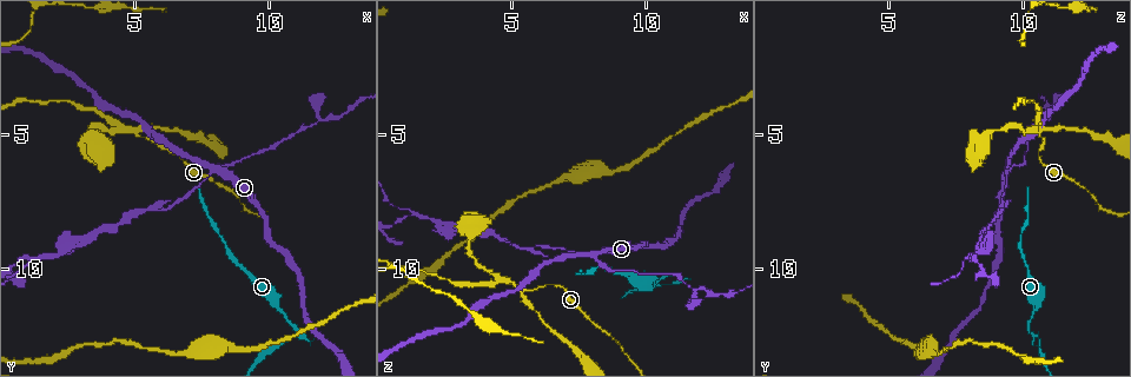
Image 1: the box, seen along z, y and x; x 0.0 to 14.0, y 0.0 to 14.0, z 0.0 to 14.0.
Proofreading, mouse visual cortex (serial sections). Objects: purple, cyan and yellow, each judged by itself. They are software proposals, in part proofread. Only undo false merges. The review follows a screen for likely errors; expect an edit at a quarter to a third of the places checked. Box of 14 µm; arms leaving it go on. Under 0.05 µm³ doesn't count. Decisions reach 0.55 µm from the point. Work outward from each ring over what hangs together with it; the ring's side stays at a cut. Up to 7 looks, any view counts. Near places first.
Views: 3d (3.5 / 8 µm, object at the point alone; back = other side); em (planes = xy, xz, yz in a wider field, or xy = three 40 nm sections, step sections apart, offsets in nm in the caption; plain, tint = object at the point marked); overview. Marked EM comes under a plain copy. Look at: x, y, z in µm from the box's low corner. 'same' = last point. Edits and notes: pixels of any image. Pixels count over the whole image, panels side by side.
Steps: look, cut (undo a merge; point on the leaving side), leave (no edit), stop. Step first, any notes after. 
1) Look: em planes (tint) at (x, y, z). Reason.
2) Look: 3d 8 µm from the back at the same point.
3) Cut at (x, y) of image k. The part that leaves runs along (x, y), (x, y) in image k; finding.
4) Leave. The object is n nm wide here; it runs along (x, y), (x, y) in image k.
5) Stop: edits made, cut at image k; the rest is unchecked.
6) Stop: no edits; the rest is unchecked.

Look: 3d 3.5 µm from the back at (11.2, 12.3, 10.3). Sharp bend.

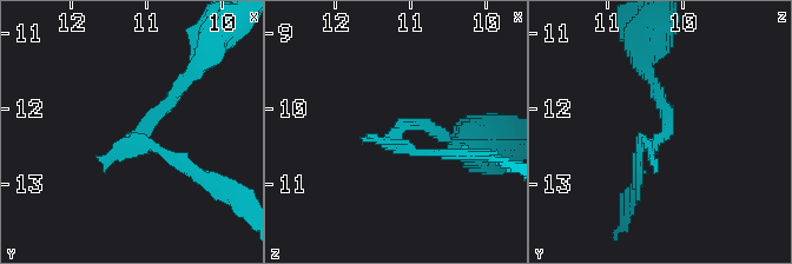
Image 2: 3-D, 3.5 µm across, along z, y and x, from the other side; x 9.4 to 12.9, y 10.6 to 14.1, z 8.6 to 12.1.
Look: em xy step 2 (tint) at (11.15, 12.40, 10.25). Shape alone is not enough.

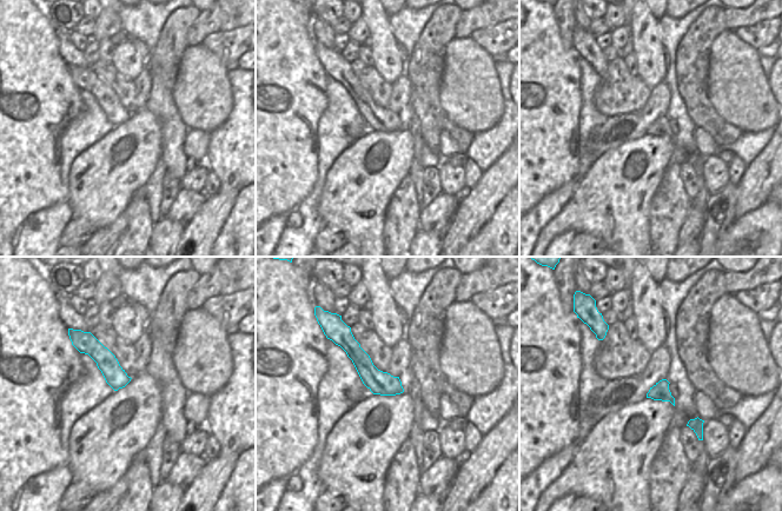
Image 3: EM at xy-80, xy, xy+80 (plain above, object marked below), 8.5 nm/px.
Cut at (186, 167) of image 2. The part that leaves runs along (134, 147), (164, 151), (236, 193) in image 2; two cells meet here.

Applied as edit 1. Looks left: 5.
Look: overview.

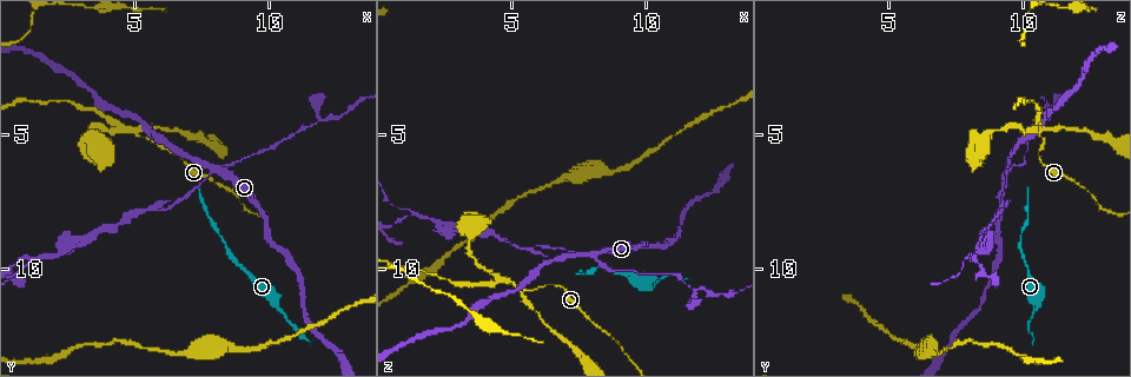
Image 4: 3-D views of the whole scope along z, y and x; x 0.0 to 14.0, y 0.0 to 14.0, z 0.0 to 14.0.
Look: 3d 3.5 µm at (7.9, 6.3, 9.4).

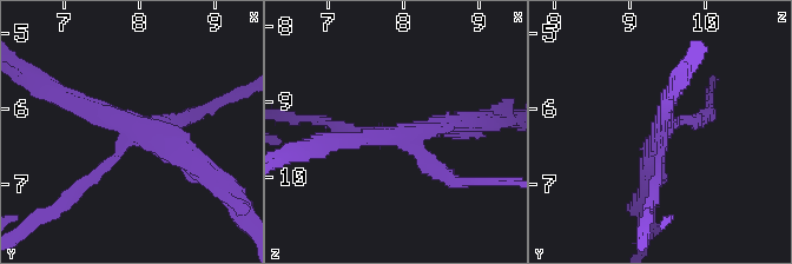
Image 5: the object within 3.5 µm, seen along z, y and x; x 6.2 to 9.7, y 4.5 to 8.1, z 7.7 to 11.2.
Look: em xy step 5 (tint) at (7.95, 6.30, 9.45). 4 arms meet here; the arms are 150, 200, 250, 300 nm wide.

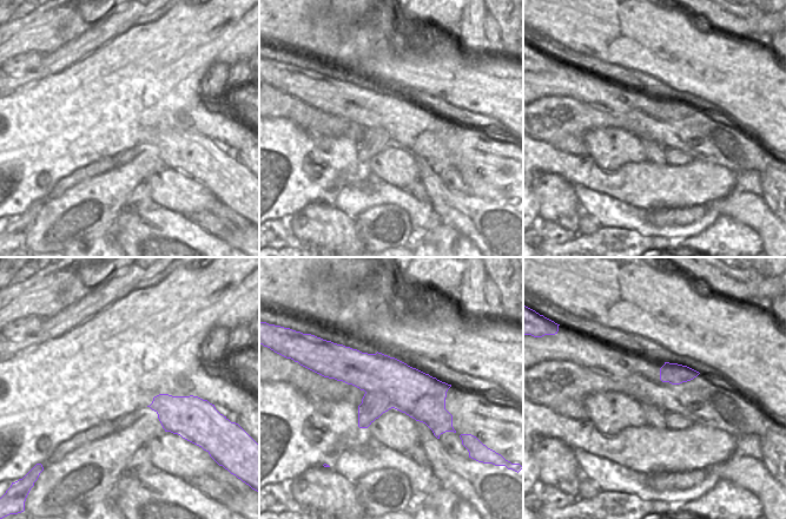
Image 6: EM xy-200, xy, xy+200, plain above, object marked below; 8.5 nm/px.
Cut at (441, 175) of image 5. A border runs along (365, 392), (383, 392), (392, 407) in image 6; a second cell is stuck on.

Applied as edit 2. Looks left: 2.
Look: 3d 3.5 µm at (5.0, 5.0, 10.6). Three arms meet.

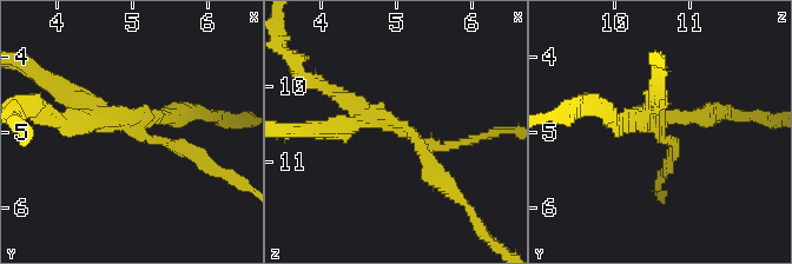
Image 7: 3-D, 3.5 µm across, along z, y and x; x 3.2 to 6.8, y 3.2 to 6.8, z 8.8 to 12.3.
Look: em xy step 3 (tint) at (5.10, 5.00, 10.60). Shape alone is not enough.

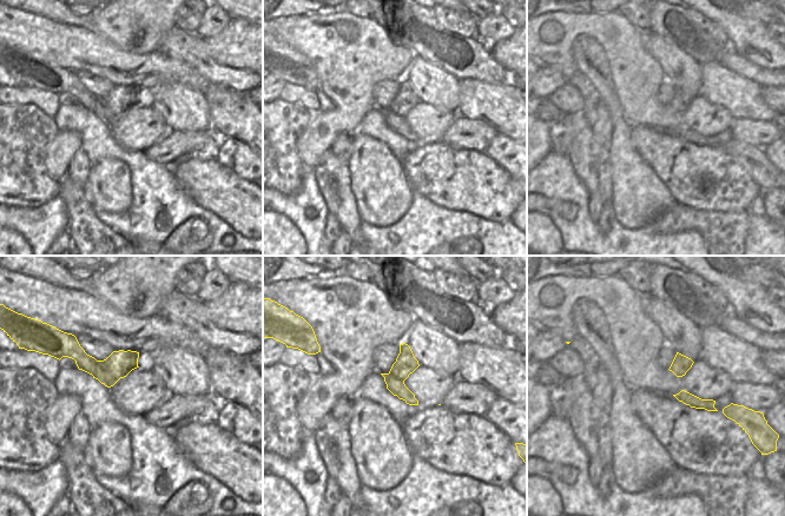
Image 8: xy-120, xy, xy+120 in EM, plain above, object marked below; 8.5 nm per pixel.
Cut at (70, 132) of image 7. The arms are 150, 200, 250 nm wide; the part that leaves runs along (133, 125), (39, 107) in image 7; two cells meet here.

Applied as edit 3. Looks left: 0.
Stop: edits made, cut at image 2, cut at image 5, cut at image 7; the rest is unchecked.

